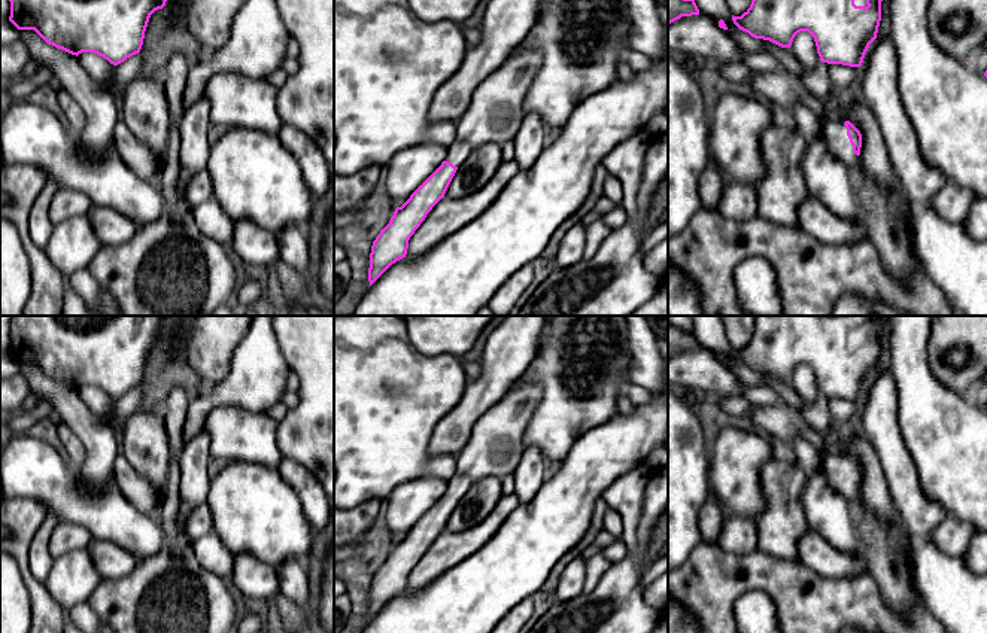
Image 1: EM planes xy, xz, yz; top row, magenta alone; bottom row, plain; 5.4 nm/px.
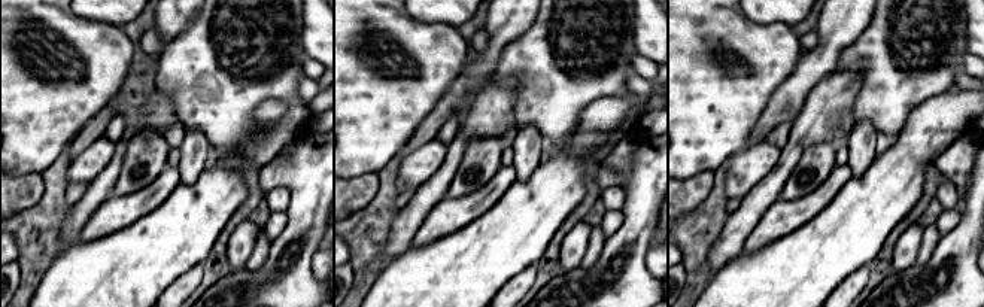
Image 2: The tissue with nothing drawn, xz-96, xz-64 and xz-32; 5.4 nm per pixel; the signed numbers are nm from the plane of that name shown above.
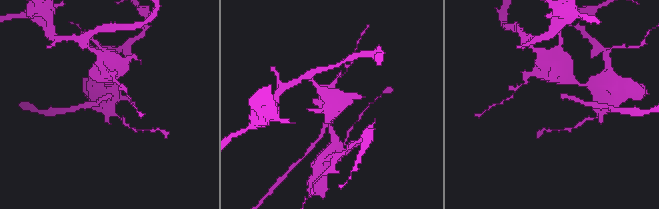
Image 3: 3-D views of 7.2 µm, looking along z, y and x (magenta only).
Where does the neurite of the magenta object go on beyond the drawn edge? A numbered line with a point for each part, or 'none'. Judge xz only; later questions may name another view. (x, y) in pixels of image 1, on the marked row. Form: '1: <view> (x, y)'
1: xz (495, 113)

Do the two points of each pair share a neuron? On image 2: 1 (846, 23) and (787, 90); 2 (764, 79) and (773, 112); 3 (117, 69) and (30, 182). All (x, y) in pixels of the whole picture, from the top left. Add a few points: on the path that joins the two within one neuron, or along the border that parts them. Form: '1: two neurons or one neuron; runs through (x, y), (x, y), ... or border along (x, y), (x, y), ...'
1: one neuron; runs through (832, 39), (828, 51), (804, 75)
2: two neurons; border along (792, 73), (776, 90), (753, 131)
3: two neurons; border along (39, 172), (15, 176)

